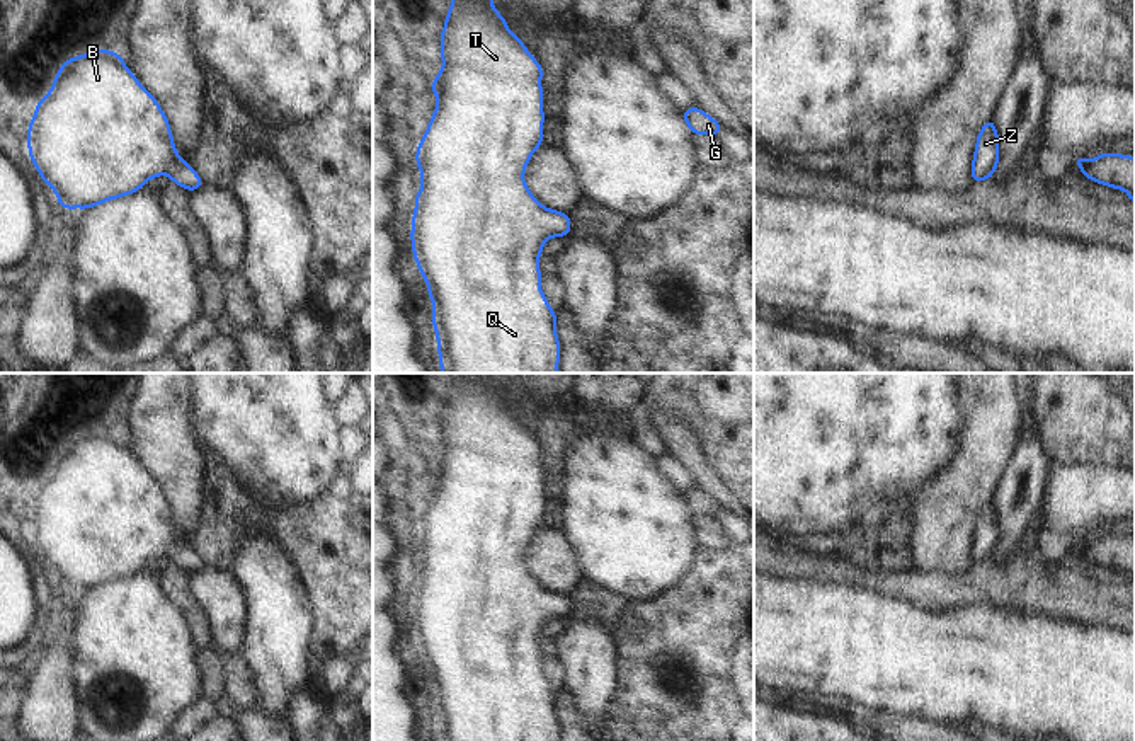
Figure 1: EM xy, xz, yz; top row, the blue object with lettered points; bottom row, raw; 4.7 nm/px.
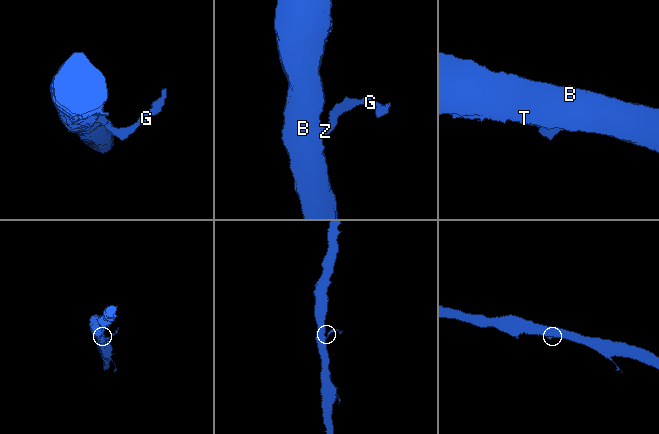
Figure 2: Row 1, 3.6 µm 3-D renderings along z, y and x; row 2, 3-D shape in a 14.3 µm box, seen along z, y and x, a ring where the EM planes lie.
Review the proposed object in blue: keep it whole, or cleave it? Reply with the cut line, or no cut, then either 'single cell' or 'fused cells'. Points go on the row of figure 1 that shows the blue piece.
no cut | single cell

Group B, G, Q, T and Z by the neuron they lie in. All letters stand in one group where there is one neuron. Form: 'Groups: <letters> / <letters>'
Groups: B G Q T Z

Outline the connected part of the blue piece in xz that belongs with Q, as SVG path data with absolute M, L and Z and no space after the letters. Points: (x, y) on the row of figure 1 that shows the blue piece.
M451 0L446 22L441 32L442 70L429 83L429 90L437 95L437 106L425 133L417 146L415 165L420 167L422 187L415 192L415 210L412 216L412 254L429 290L429 300L434 303L432 327L437 337L437 353L441 373L558 373L560 341L556 336L556 312L550 308L539 286L541 269L538 259L543 254L543 244L551 237L568 237L572 220L567 213L548 210L528 189L524 170L536 148L543 146L543 66L526 49L524 43L507 27L492 0Z

